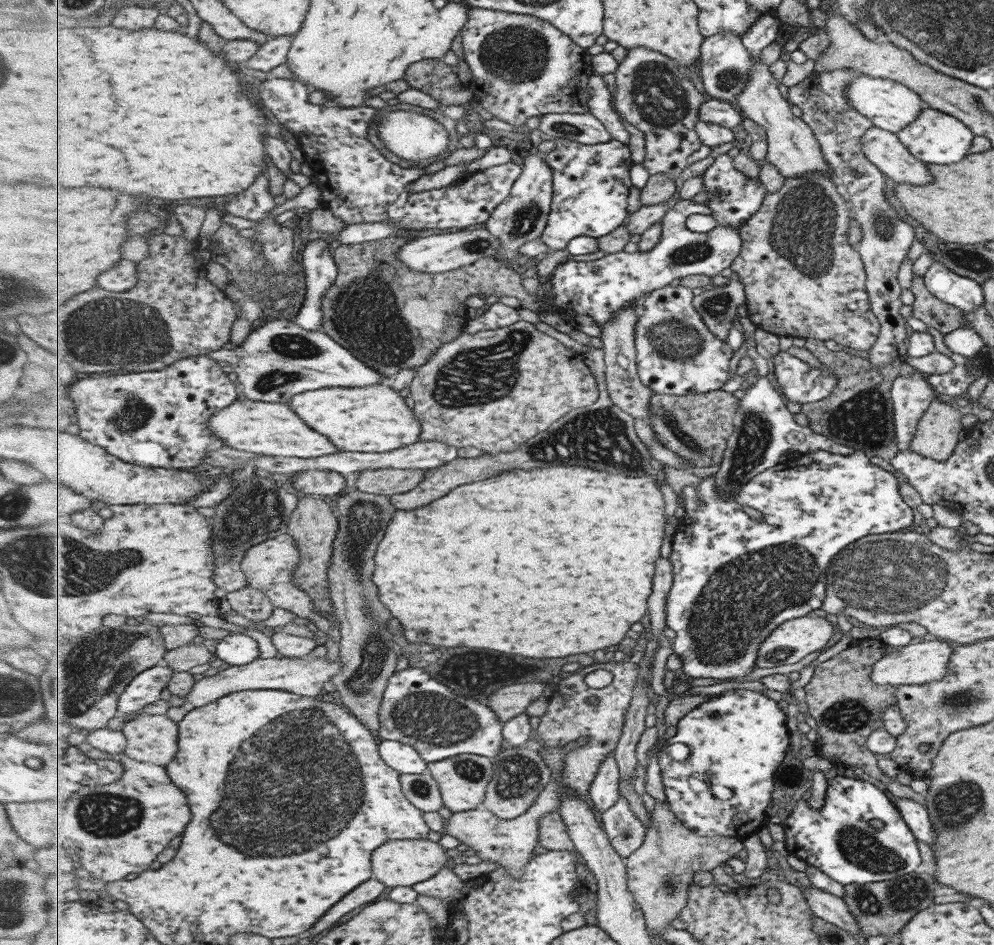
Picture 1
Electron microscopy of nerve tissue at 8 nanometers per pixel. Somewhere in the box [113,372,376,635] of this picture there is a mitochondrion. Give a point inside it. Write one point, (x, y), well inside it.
(259, 511)

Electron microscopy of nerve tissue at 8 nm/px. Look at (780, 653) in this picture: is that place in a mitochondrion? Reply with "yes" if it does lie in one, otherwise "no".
yes

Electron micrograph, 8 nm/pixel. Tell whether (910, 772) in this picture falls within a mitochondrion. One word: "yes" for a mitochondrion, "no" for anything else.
no

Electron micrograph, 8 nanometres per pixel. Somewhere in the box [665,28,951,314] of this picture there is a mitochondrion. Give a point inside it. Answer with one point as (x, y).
(801, 231)

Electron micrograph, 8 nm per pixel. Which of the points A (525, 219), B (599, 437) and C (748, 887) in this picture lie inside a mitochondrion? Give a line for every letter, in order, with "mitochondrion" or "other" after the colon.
A: mitochondrion
B: mitochondrion
C: other

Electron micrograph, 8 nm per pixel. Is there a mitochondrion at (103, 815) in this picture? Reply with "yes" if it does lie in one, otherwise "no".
yes

